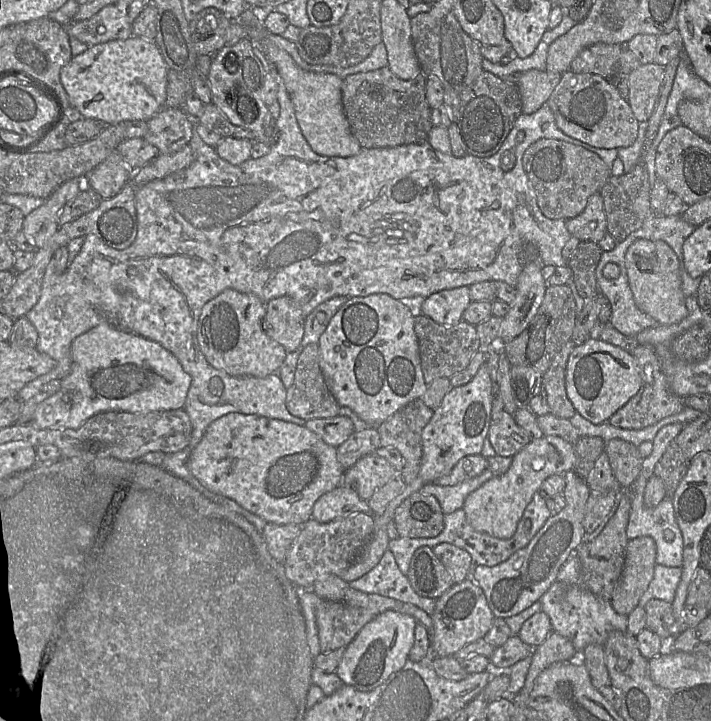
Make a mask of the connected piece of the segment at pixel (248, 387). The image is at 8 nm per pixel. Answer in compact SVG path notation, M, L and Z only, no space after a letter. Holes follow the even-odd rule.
M270 63L271 75L278 81L277 102L280 105L280 114L276 119L276 126L279 130L279 137L275 144L270 146L267 155L258 159L249 158L240 165L232 165L220 158L215 148L207 145L195 130L199 123L198 118L188 115L193 123L193 135L188 145L191 147L194 160L186 168L172 173L162 179L151 181L141 186L135 195L135 207L137 215L137 235L128 248L116 250L106 245L101 239L94 235L86 235L84 244L66 271L58 273L56 262L52 258L46 268L42 281L41 294L36 305L25 315L38 333L36 349L48 355L56 361L56 367L47 374L41 375L26 384L17 394L24 401L31 399L39 389L54 379L62 380L69 375L72 367L71 345L80 335L97 327L103 322L111 322L122 330L144 337L148 340L159 343L166 350L171 352L181 364L183 370L191 377L191 385L188 390L183 410L188 415L192 427L192 439L189 445L190 454L200 442L206 428L215 420L229 413L240 413L245 415L257 415L271 419L278 419L304 426L306 421L295 417L286 408L287 389L283 385L277 373L265 378L254 376L232 376L222 370L212 367L202 353L198 340L198 321L204 305L226 289L234 289L239 292L254 295L264 303L281 297L291 297L301 309L304 317L307 317L318 305L324 301L336 297L360 297L372 294L387 294L394 299L411 302L417 306L420 301L436 292L453 289L461 286L471 286L479 282L505 282L516 287L519 276L523 270L523 251L526 244L534 244L540 253L545 266L568 266L568 260L562 255L562 249L570 240L572 235L566 227L566 220L547 218L540 210L534 187L526 175L523 167L523 155L525 151L540 139L557 139L570 144L580 146L596 154L596 150L584 146L584 142L572 138L563 133L557 126L554 114L546 103L539 110L532 114L522 113L505 139L499 151L488 158L478 158L466 155L457 158L453 155L444 154L432 148L428 143L409 144L398 147L384 147L362 149L359 154L351 157L327 157L316 154L304 138L294 111L293 103L289 94L280 79L275 66ZM506 152L512 152L516 156L516 164L512 170L505 172L500 167L502 156Z

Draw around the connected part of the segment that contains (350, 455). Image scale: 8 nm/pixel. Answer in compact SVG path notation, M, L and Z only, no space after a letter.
M377 427L352 433L337 447L337 459L345 470L352 467L362 457L381 447Z

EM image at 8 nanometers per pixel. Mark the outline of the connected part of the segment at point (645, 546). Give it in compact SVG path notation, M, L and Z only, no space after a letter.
M649 536L629 540L621 577L610 602L619 614L628 616L647 591L656 565L656 543Z

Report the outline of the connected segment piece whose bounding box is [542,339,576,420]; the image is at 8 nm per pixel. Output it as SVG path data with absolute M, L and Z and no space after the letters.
M572 339L566 342L542 375L542 392L547 399L550 413L569 420L575 416L576 410L567 396L565 379L568 359L575 346Z

